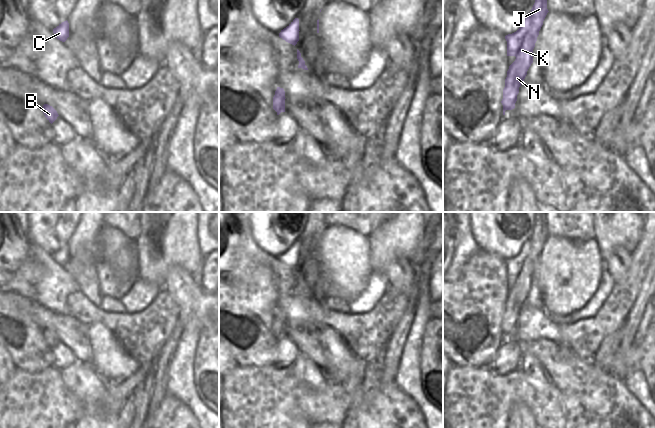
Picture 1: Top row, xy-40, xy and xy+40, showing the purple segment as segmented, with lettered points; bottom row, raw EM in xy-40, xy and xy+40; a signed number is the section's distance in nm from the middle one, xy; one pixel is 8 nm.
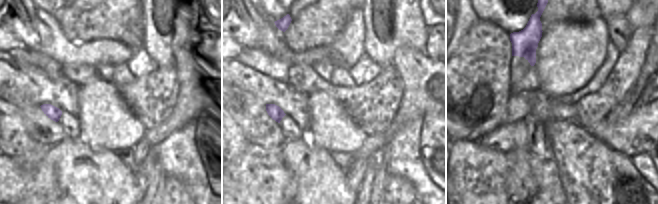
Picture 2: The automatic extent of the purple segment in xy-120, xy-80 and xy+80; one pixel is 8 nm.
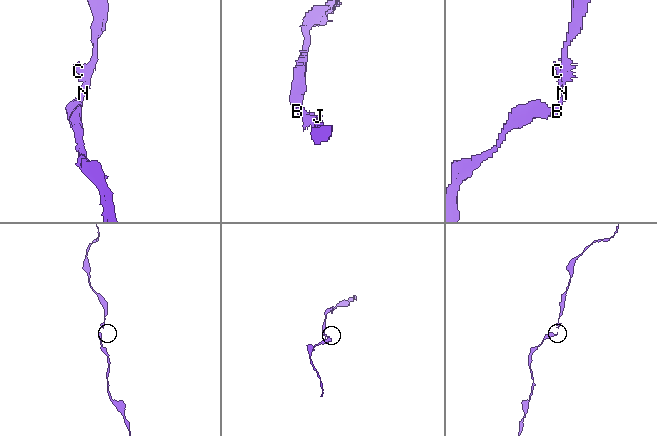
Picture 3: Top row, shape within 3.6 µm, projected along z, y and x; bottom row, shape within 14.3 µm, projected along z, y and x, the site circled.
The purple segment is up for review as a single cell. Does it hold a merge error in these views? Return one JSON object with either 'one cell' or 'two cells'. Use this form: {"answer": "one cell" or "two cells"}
{"answer": "one cell"}

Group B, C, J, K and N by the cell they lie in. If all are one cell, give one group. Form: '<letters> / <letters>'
B C J K N

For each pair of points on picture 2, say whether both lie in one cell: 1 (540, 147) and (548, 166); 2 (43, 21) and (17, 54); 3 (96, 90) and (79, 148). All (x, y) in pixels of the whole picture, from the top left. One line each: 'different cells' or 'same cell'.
1: different cells
2: different cells
3: different cells

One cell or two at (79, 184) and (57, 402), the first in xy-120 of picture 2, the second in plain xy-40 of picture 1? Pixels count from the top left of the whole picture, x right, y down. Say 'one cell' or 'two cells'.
two cells

